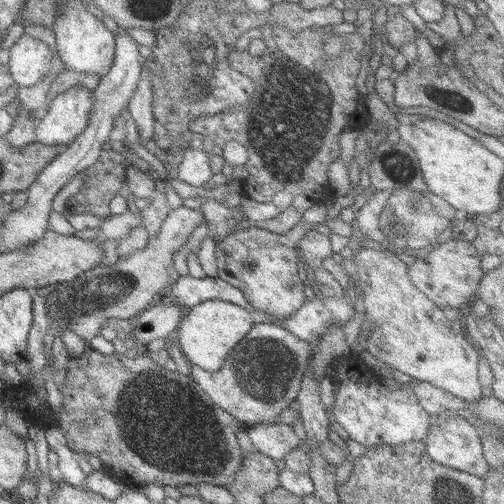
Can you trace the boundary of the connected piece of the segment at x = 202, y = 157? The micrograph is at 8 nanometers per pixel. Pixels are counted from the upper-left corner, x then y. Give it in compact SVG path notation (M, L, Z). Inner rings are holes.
M202 147L199 149L188 148L183 153L178 179L192 186L200 187L213 175L210 166L212 153L204 151Z

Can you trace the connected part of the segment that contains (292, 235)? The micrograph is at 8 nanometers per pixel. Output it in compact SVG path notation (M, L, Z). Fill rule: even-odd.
M299 222L284 234L250 228L228 235L222 242L215 244L217 278L238 288L254 310L267 314L267 318L273 322L283 322L298 312L307 300L298 273L296 245L309 230L306 223Z

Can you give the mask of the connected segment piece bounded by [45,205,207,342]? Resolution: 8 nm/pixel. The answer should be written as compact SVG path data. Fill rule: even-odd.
M183 205L177 210L171 210L160 226L160 231L158 231L156 237L150 237L146 248L143 250L131 252L125 258L120 258L112 266L98 266L84 272L68 283L56 284L54 290L50 292L50 296L45 297L48 316L53 320L53 323L56 322L60 326L61 331L66 329L74 331L87 342L99 334L106 318L130 320L157 302L158 298L172 284L168 279L168 268L173 266L174 253L180 252L179 250L189 241L194 230L204 223L207 223L207 221L199 209L191 210Z

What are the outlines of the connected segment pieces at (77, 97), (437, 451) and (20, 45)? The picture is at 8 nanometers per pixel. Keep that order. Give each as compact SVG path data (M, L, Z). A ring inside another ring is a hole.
M76 86L54 96L47 112L40 114L35 128L35 142L62 150L76 140L86 128L93 108L90 93L87 88Z
M462 413L446 414L439 418L441 424L430 426L429 434L424 438L428 456L442 466L453 468L460 472L470 473L483 479L490 469L483 453L483 444L477 427L467 421L467 415Z
M26 33L9 51L7 67L16 87L34 86L53 70L50 46Z

